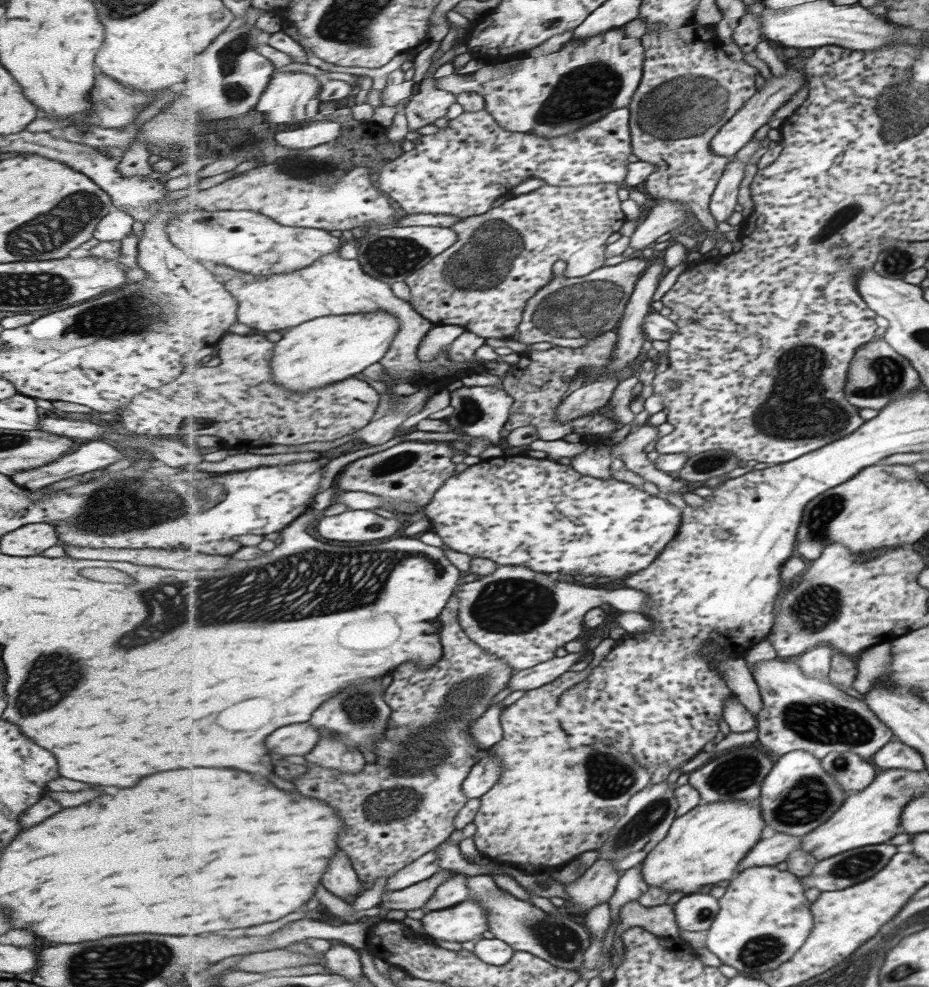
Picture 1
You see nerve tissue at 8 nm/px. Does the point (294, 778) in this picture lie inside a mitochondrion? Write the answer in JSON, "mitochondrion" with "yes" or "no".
{"mitochondrion":"no"}

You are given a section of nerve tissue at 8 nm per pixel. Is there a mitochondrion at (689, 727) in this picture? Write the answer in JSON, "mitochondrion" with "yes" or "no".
{"mitochondrion":"no"}

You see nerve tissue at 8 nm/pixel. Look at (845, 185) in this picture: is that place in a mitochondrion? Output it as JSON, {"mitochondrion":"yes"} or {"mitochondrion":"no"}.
{"mitochondrion":"no"}

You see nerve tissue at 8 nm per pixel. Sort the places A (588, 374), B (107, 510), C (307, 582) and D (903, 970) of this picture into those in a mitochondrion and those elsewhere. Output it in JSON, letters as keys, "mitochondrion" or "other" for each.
{"A":"mitochondrion","B":"mitochondrion","C":"mitochondrion","D":"mitochondrion"}

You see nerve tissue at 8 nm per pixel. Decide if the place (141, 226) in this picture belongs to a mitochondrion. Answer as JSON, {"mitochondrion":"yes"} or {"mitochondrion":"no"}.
{"mitochondrion":"no"}

